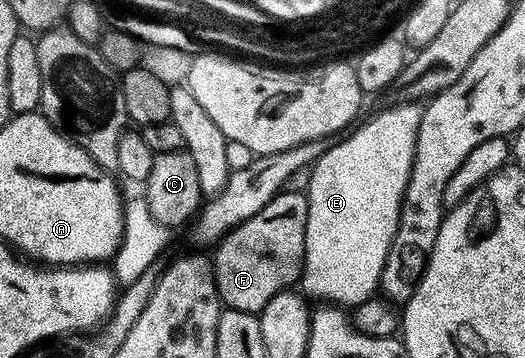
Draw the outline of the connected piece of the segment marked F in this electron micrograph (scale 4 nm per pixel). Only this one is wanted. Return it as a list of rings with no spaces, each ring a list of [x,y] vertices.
[[[282,191],[277,196],[272,197],[267,203],[267,207],[263,207],[259,211],[255,211],[255,215],[251,215],[251,219],[247,219],[243,223],[239,223],[229,233],[226,233],[220,241],[217,242],[212,250],[211,262],[213,268],[214,282],[217,285],[217,293],[220,297],[222,306],[230,309],[238,309],[244,313],[260,314],[263,307],[267,307],[267,303],[271,303],[271,299],[275,299],[275,295],[286,292],[290,287],[302,280],[303,270],[305,268],[305,236],[307,235],[307,211],[309,210],[309,199],[304,192],[289,193],[290,191]]]

